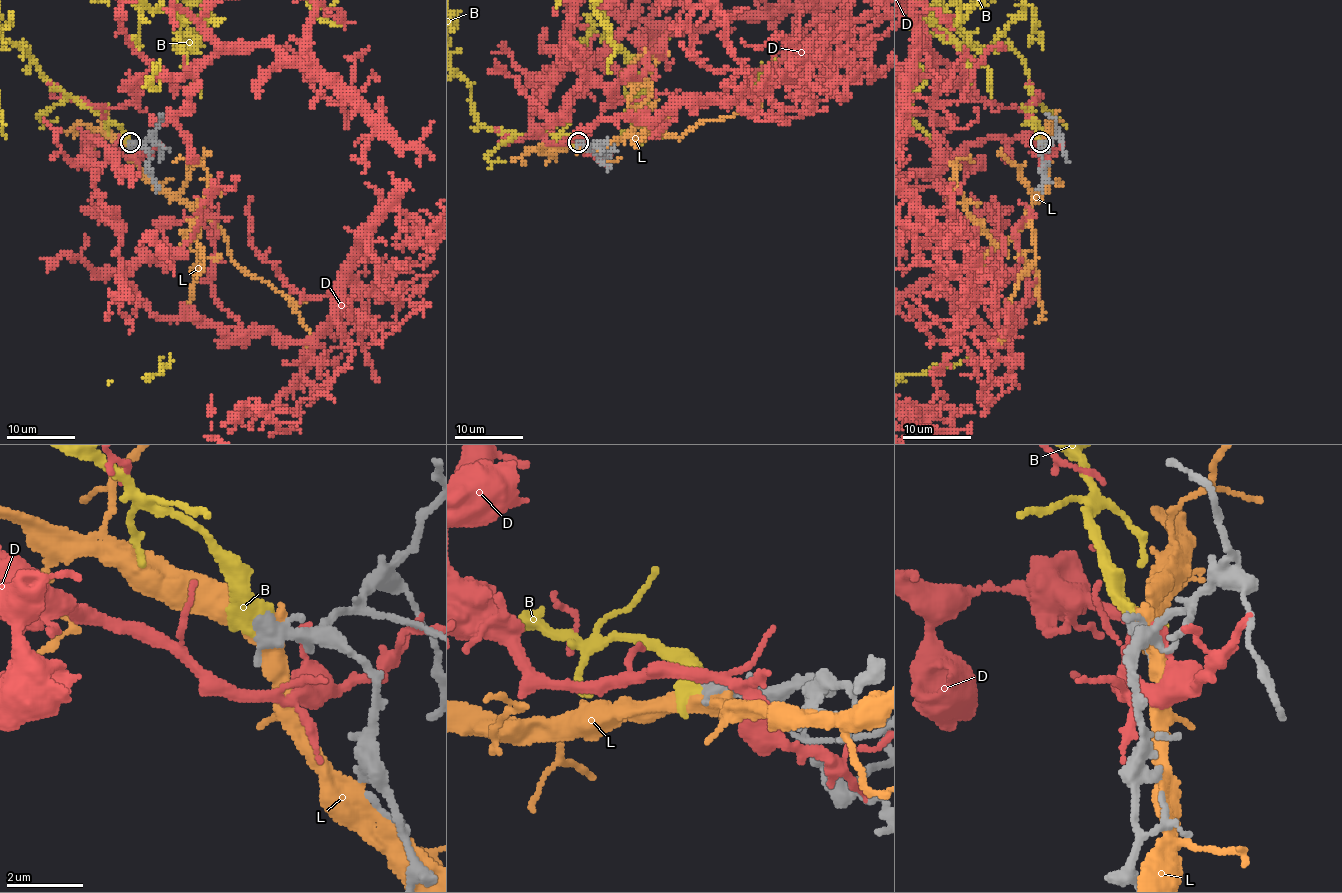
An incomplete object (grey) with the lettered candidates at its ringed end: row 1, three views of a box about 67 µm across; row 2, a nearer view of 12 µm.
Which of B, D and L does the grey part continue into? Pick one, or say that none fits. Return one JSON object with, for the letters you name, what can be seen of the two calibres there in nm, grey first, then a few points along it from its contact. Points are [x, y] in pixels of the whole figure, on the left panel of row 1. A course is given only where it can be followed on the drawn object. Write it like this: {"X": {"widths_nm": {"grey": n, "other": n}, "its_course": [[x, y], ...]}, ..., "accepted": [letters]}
{"B": {"widths_nm": {"grey": 280, "other": 440}}, "accepted": ["B"]}

